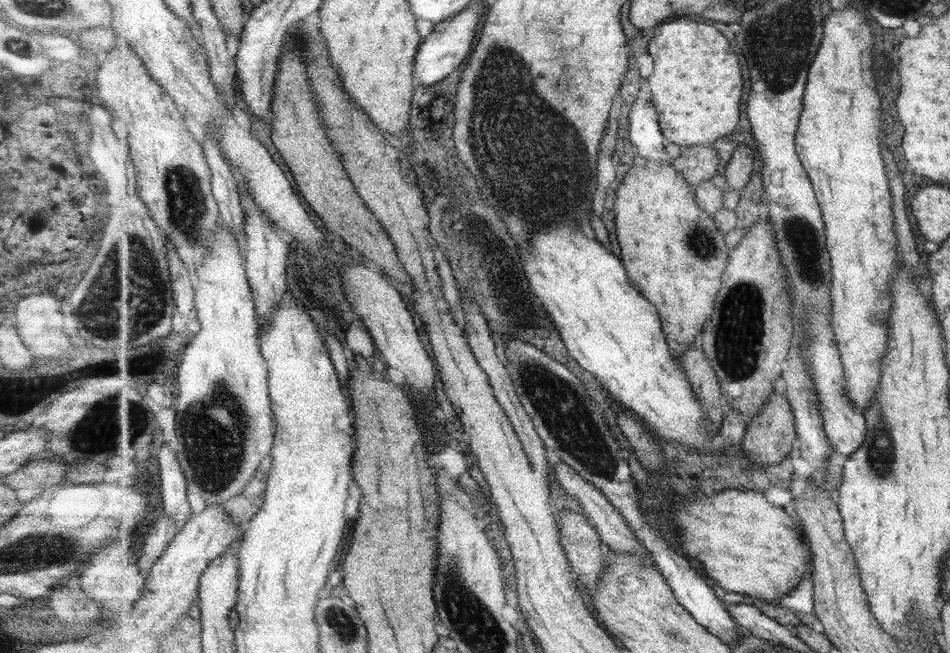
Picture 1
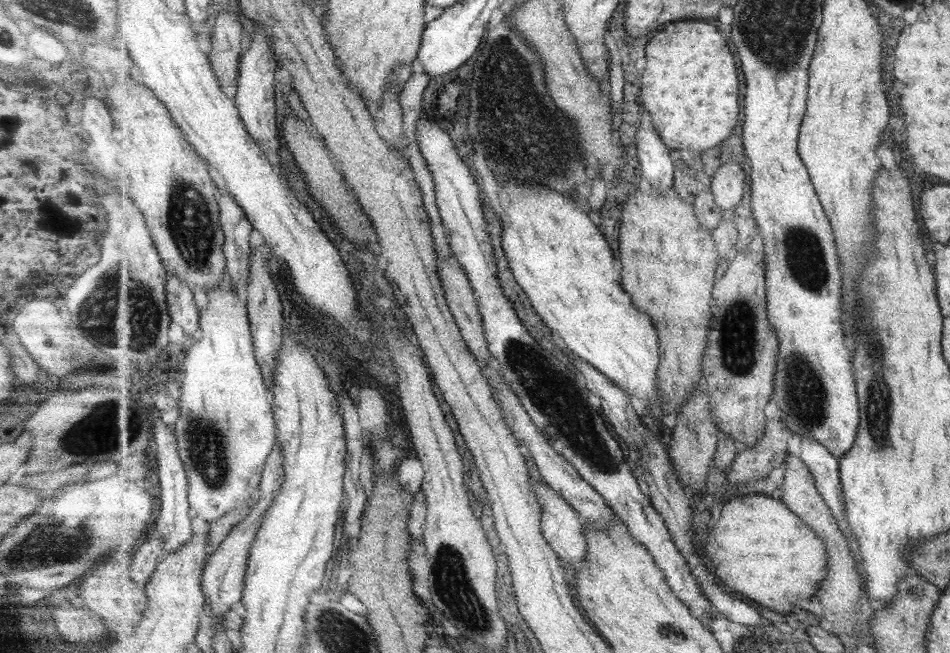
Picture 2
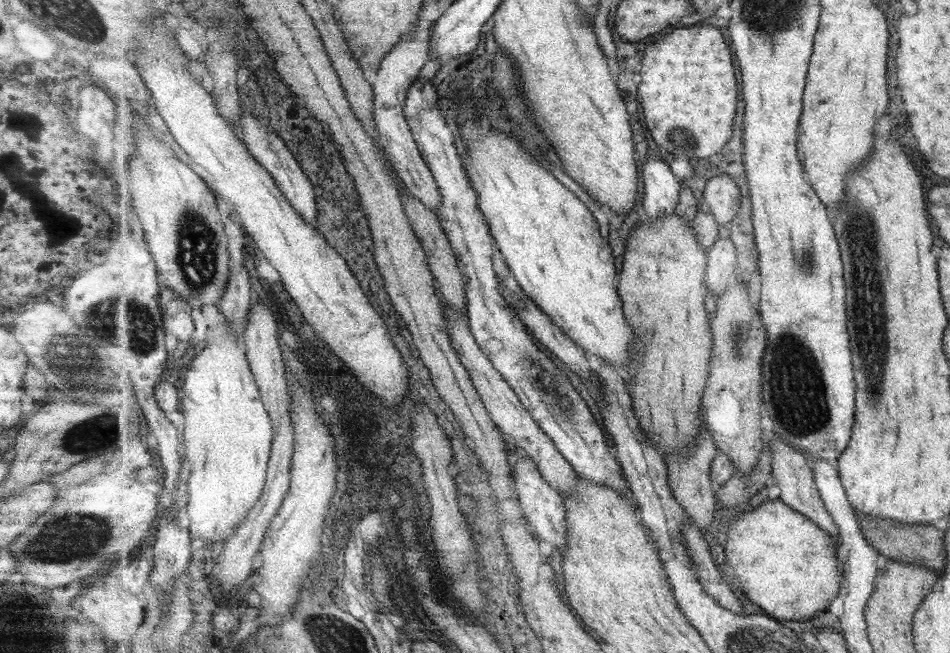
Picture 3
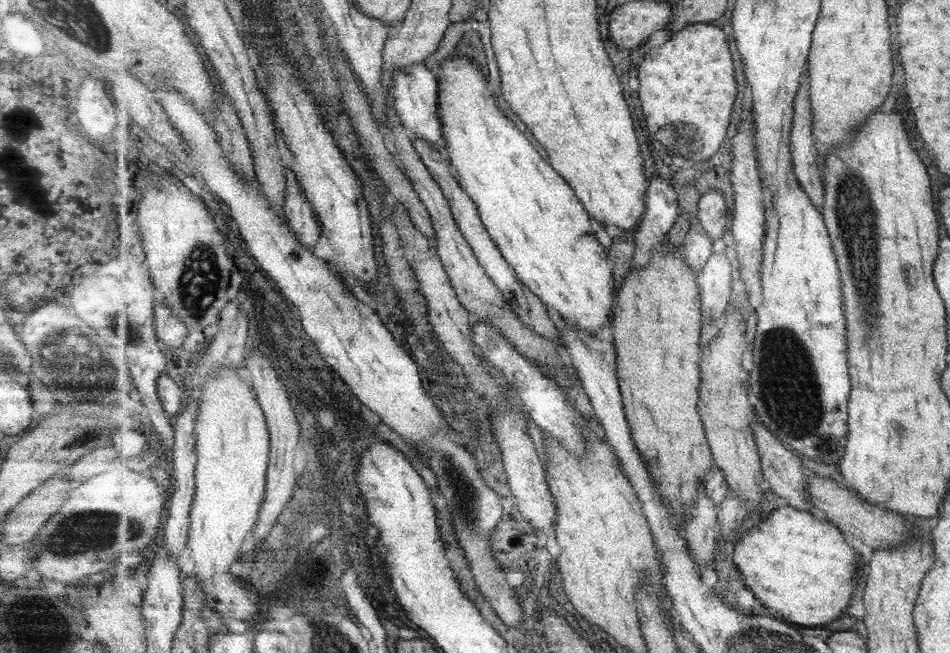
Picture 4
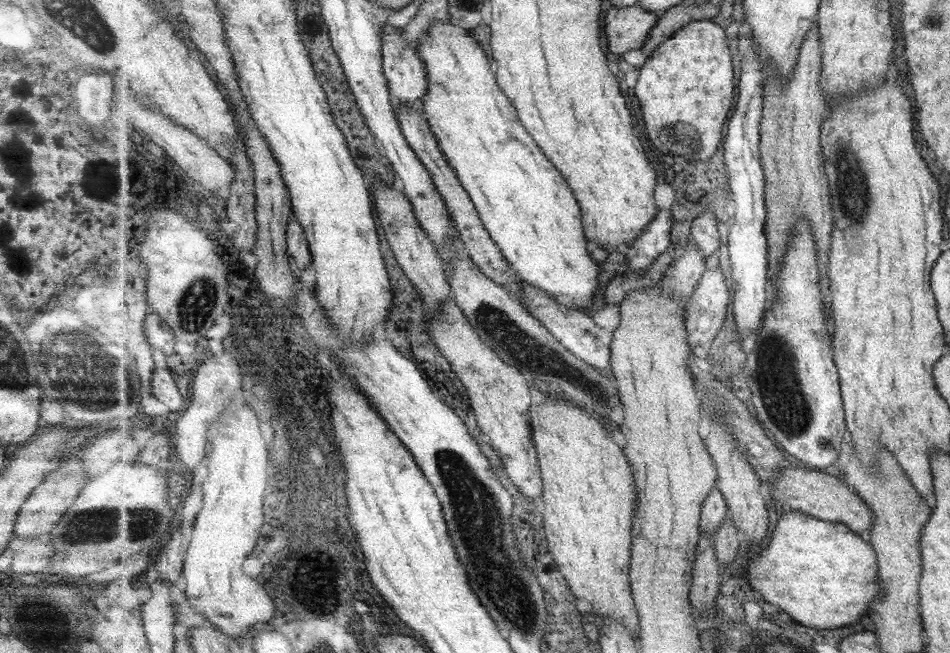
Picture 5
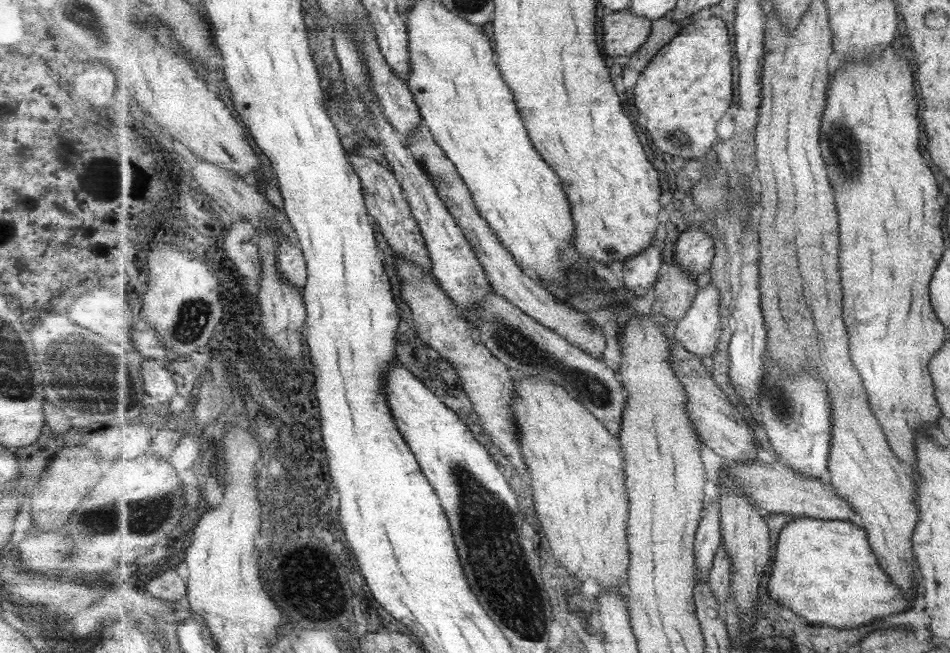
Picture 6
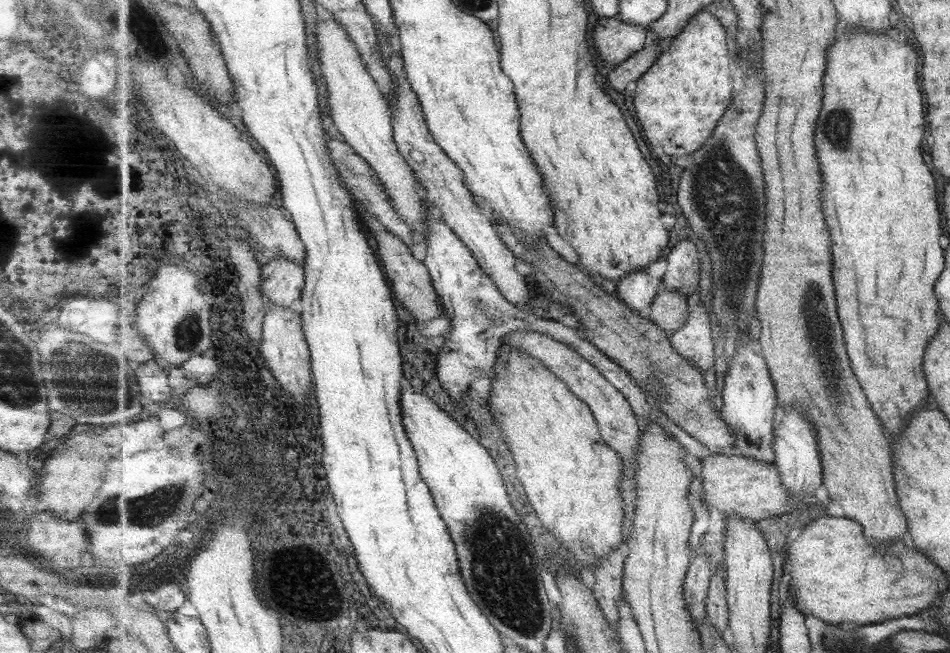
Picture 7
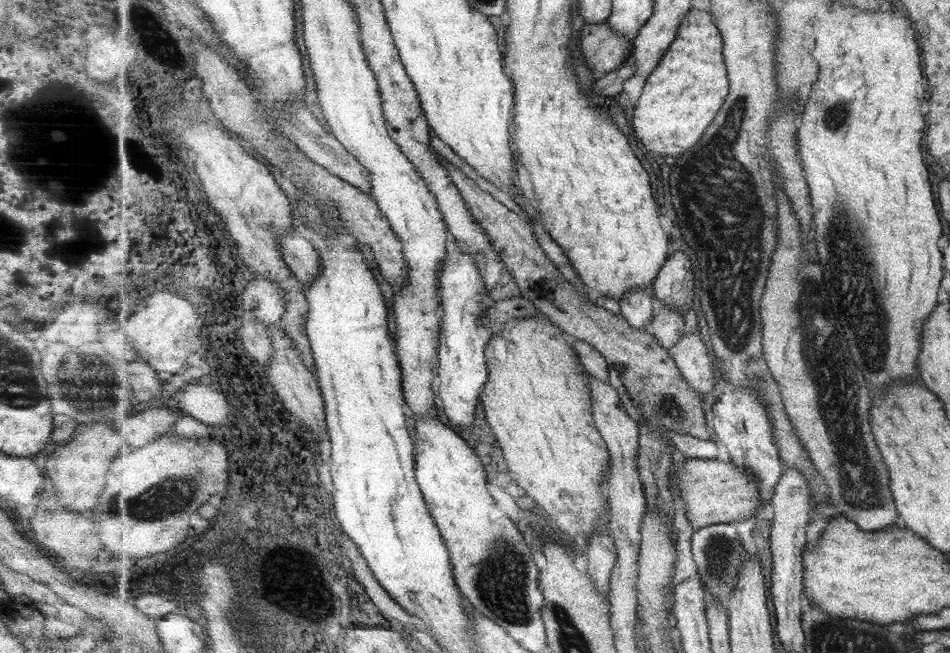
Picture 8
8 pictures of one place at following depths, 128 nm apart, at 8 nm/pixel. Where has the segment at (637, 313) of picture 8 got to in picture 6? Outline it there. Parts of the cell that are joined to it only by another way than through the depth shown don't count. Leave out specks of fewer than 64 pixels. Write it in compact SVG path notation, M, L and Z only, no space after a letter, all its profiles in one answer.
M652 244L646 251L627 259L624 263L624 286L631 289L636 297L647 296L649 290L655 287L659 270L664 264L661 247L659 244Z

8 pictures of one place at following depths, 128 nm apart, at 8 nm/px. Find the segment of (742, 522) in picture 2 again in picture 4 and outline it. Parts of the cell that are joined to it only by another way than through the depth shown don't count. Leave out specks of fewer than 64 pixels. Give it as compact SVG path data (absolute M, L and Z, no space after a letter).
M775 507L771 514L767 516L767 518L759 523L757 526L749 529L744 535L742 535L737 543L735 544L735 548L733 551L733 562L737 566L738 570L741 572L741 576L748 588L753 590L754 596L759 598L759 601L763 604L763 609L765 612L769 610L771 613L775 613L780 618L787 622L797 622L797 624L801 624L803 626L825 626L826 624L831 624L836 620L839 620L847 610L847 607L850 606L852 599L854 598L854 592L858 588L858 577L860 574L858 573L860 564L860 552L853 548L849 542L847 542L847 538L845 538L845 534L841 532L841 528L836 527L834 523L830 523L827 519L823 519L821 516L817 516L817 514L813 514L812 512L807 512L804 510L799 510L798 508L791 507L779 507L778 509Z

